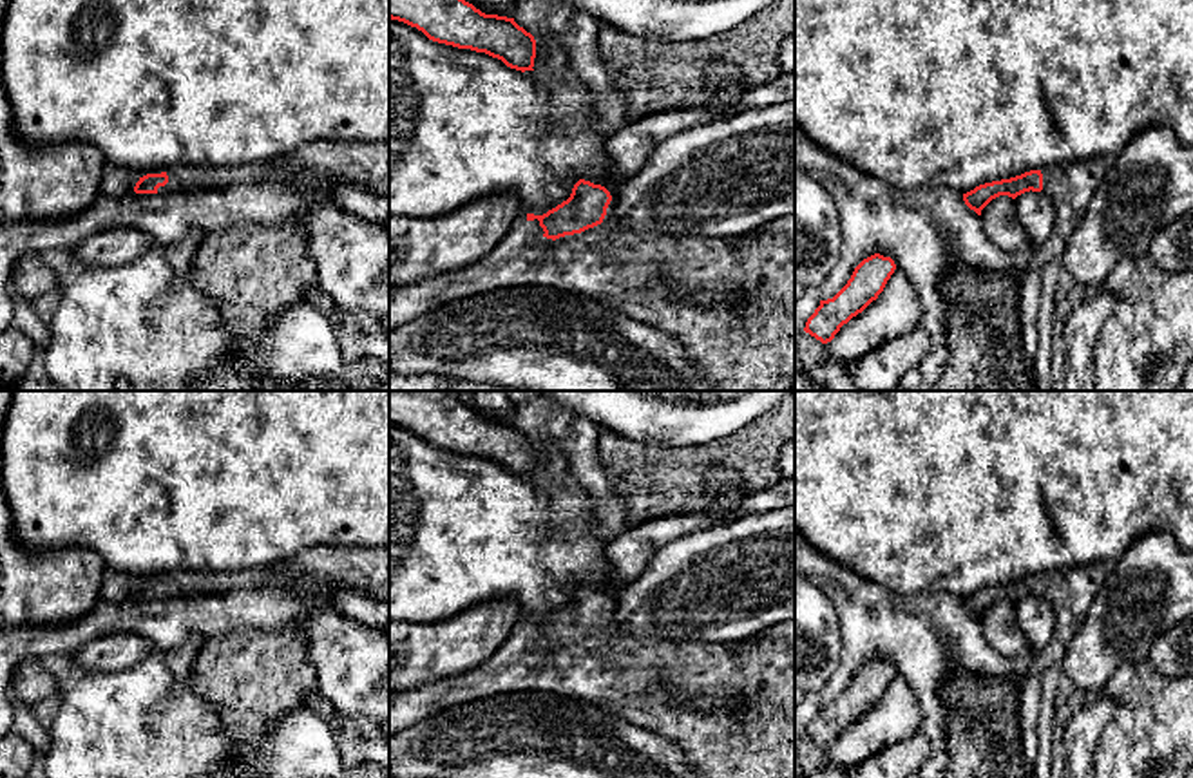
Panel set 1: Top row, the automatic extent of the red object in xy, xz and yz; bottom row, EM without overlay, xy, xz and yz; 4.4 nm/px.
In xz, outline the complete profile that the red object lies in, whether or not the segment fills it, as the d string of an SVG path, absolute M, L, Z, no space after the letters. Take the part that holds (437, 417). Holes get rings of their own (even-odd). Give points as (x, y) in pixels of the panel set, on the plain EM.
M389 391L389 423L422 436L429 445L485 458L516 476L534 476L536 445L514 423L485 420L449 391Z

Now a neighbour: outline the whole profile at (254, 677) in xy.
M241 631L203 642L188 686L219 711L235 742L248 744L270 722L306 707L317 673L301 631Z

